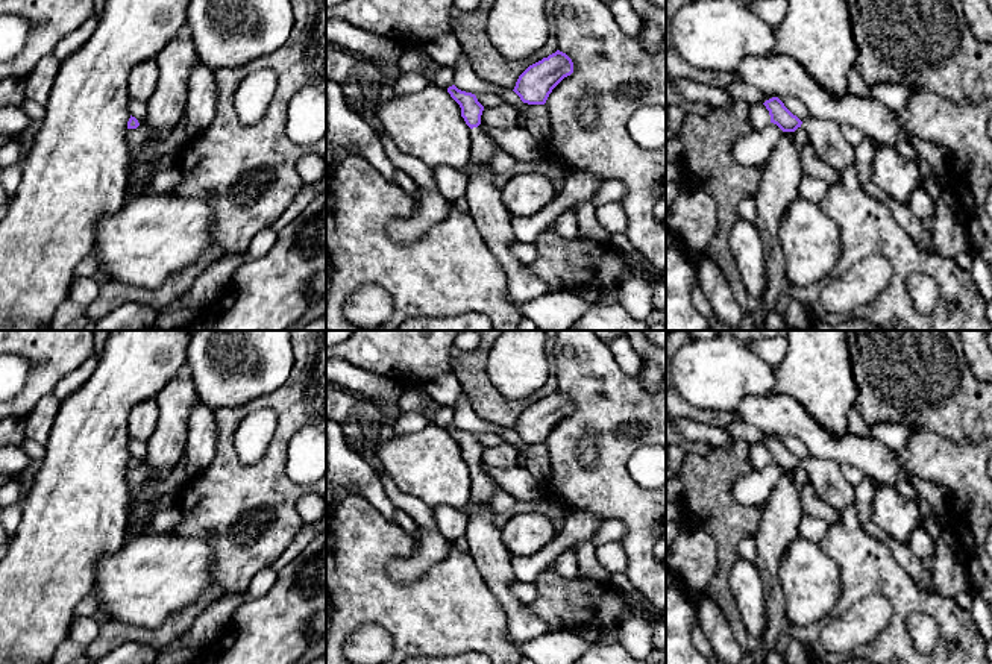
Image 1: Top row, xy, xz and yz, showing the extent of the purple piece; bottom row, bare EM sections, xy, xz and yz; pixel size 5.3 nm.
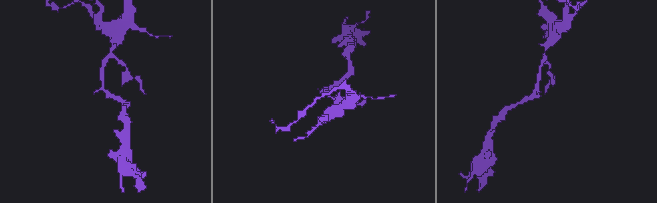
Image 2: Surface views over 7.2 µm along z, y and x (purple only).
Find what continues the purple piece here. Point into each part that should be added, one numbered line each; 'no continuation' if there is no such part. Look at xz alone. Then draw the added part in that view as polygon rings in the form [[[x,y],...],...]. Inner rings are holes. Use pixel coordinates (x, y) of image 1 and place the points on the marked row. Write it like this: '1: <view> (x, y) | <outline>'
1: xz (483, 149) | [[[481,127],[470,130],[470,164],[491,164],[499,146]]]

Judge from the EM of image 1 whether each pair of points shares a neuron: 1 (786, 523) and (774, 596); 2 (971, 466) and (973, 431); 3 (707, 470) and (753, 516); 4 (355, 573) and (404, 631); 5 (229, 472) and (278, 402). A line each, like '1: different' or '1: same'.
1: same
2: different
3: same
4: same
5: same

